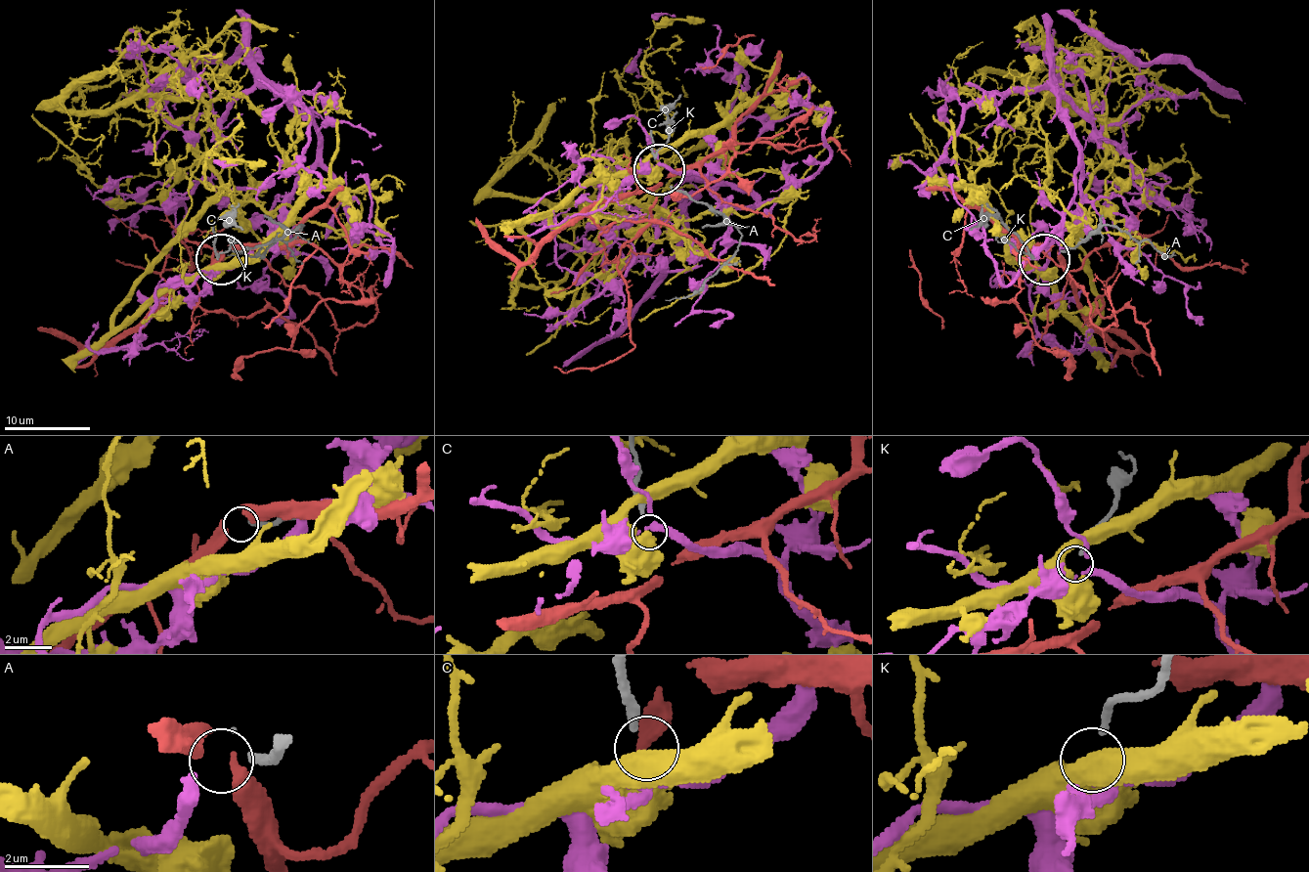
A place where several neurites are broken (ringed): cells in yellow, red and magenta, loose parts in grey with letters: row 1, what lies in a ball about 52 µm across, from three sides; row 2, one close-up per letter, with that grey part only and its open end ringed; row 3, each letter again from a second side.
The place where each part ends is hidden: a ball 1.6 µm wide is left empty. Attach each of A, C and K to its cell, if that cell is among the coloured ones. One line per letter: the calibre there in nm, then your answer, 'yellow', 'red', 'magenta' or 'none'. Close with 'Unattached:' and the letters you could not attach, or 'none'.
A: calibre 80 nm; none
C: calibre 190 nm; magenta
K: calibre 160 nm; none
Unattached: A, K

